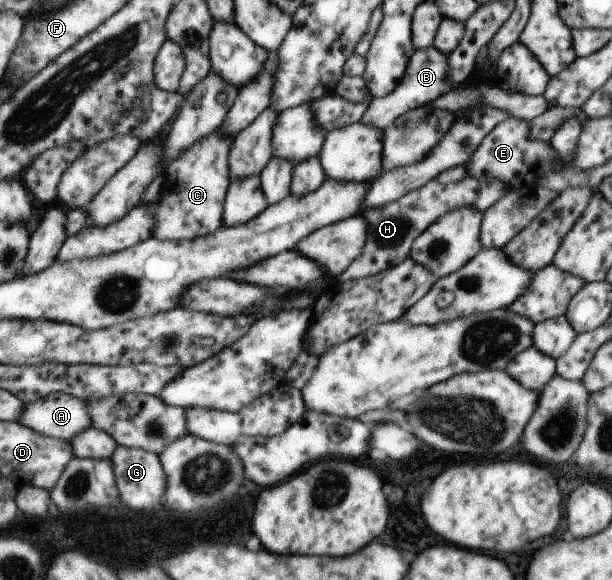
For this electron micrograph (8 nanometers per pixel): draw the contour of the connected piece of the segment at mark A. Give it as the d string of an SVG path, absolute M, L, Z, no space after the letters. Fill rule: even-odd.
M63 392L31 402L17 422L35 432L68 441L93 427L89 404Z

